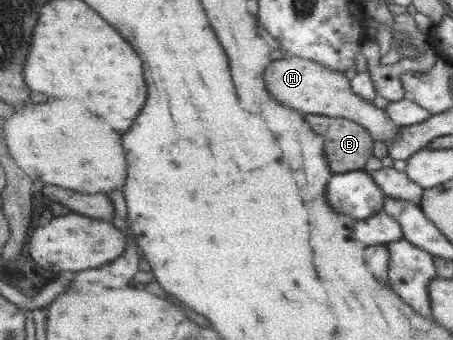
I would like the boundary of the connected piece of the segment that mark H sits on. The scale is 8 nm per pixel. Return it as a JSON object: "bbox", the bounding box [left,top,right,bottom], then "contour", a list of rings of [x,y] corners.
{"bbox":[263,56,399,142],"contour":[[[283,56],[263,70],[265,90],[281,104],[303,114],[330,116],[336,119],[347,119],[360,124],[371,135],[373,140],[385,142],[396,135],[399,128],[388,118],[383,108],[376,108],[371,100],[363,100],[350,87],[343,72],[333,72],[316,62],[299,57]]]}

